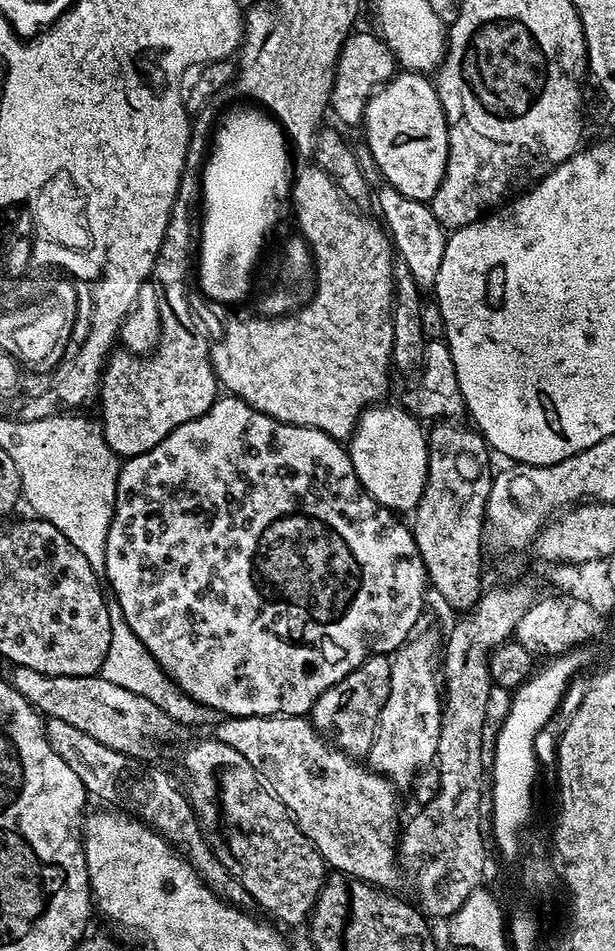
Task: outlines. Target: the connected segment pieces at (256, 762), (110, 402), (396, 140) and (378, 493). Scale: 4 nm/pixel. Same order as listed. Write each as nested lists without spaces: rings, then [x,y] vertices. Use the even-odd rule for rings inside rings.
[[[234,716],[221,719],[214,731],[215,739],[238,750],[238,754],[254,766],[260,779],[288,807],[296,825],[320,851],[329,869],[353,880],[364,880],[376,888],[396,890],[402,881],[402,869],[398,863],[402,819],[400,800],[396,797],[397,785],[369,770],[359,759],[341,752],[317,731],[311,719],[302,716]]]
[[[116,350],[107,357],[100,373],[99,419],[102,421],[106,442],[116,451],[117,456],[127,458],[158,446],[158,442],[162,442],[170,430],[182,426],[182,422],[190,422],[206,414],[217,398],[218,381],[212,360],[200,360],[200,356],[196,356],[196,360],[180,360],[180,356],[176,356],[176,368],[168,368],[168,360],[164,360],[164,372],[160,372],[160,360],[155,360],[151,354],[143,356],[127,350]]]
[[[397,71],[369,98],[362,131],[379,175],[406,198],[431,201],[448,166],[448,123],[435,83],[422,72]]]
[[[384,406],[365,408],[356,429],[352,431],[346,451],[352,459],[358,482],[362,482],[377,504],[389,508],[393,514],[408,514],[418,506],[426,486],[428,437],[425,429],[420,429],[421,421],[413,413],[403,407],[380,407]]]

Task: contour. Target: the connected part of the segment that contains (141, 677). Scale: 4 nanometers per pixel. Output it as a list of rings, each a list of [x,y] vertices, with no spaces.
[[[114,618],[110,622],[110,650],[106,650],[106,658],[102,662],[99,675],[104,676],[106,682],[114,682],[114,686],[122,686],[122,690],[134,690],[134,694],[154,702],[185,729],[196,728],[199,724],[212,726],[217,723],[217,713],[180,691],[180,687],[173,682],[172,677],[164,672],[159,662],[149,654],[146,646],[142,646],[134,630],[130,630],[130,626],[123,618]]]

